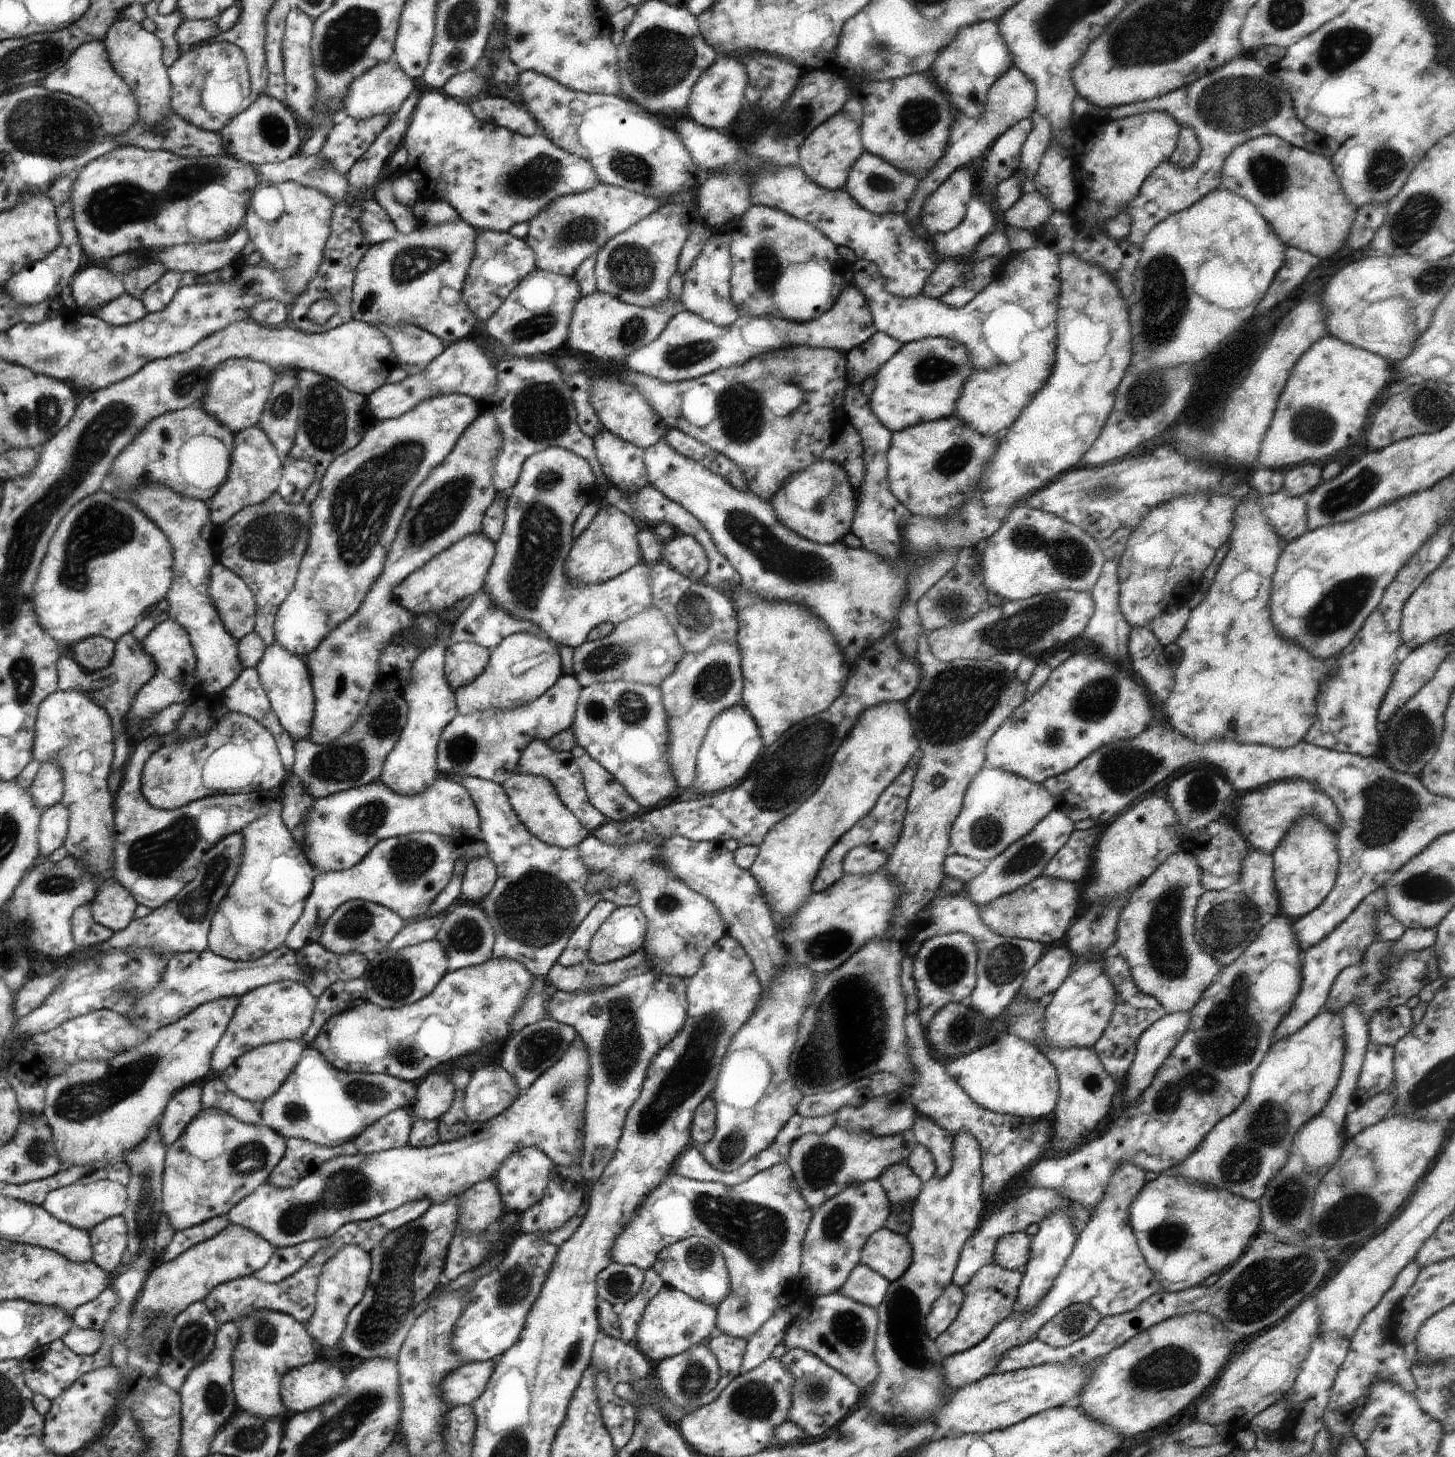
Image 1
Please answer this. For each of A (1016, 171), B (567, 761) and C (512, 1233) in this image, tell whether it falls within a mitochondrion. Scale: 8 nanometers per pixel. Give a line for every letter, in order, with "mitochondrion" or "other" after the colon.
A: other
B: other
C: other

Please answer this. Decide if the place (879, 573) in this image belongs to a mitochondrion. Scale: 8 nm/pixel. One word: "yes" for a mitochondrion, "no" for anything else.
no

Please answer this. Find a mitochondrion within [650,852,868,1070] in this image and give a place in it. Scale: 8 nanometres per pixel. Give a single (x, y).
(823, 947)

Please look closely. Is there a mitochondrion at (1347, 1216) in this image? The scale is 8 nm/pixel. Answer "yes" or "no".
yes

